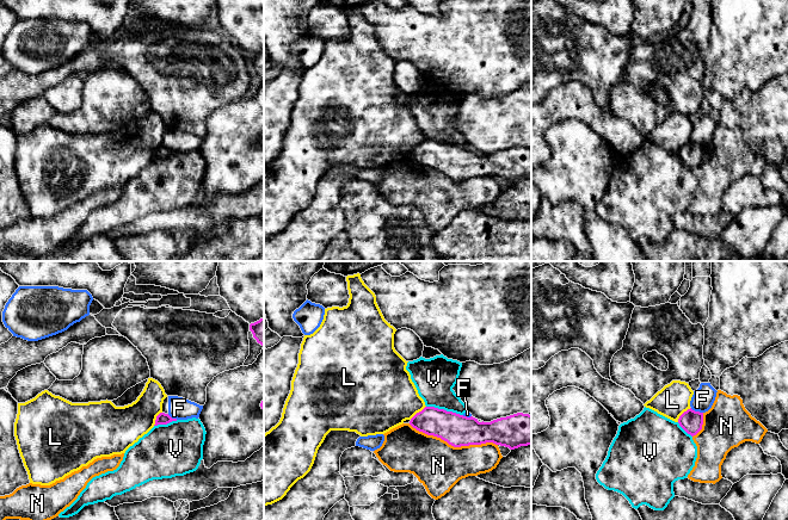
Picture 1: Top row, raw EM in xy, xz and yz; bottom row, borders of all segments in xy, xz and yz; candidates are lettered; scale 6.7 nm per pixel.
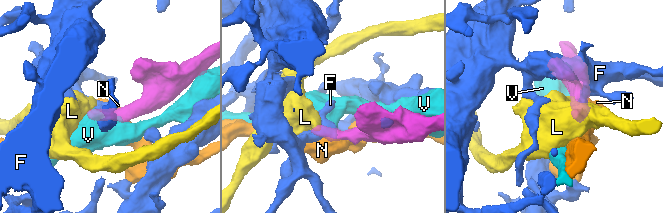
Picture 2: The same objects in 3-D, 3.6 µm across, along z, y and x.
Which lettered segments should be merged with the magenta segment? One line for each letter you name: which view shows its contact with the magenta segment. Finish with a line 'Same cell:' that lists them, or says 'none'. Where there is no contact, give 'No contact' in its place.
Same cell: none

